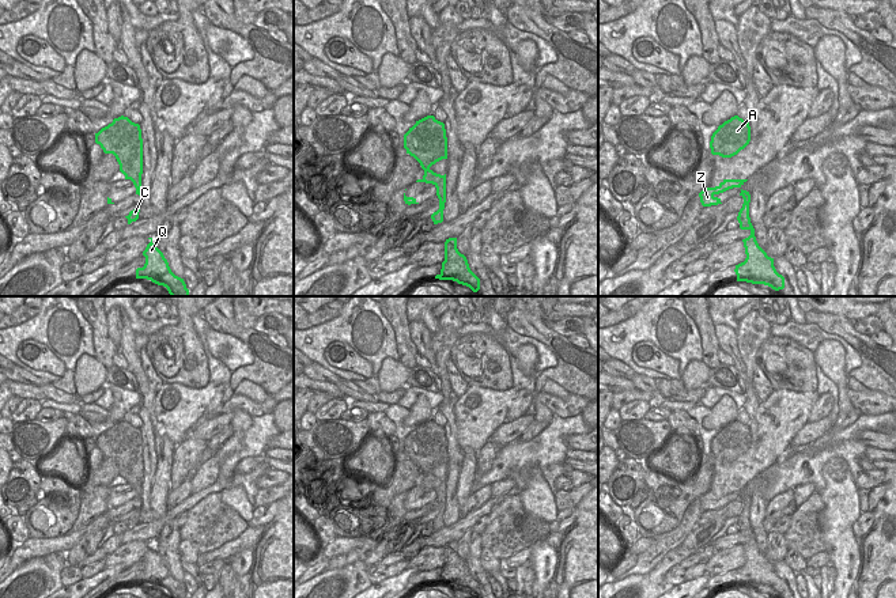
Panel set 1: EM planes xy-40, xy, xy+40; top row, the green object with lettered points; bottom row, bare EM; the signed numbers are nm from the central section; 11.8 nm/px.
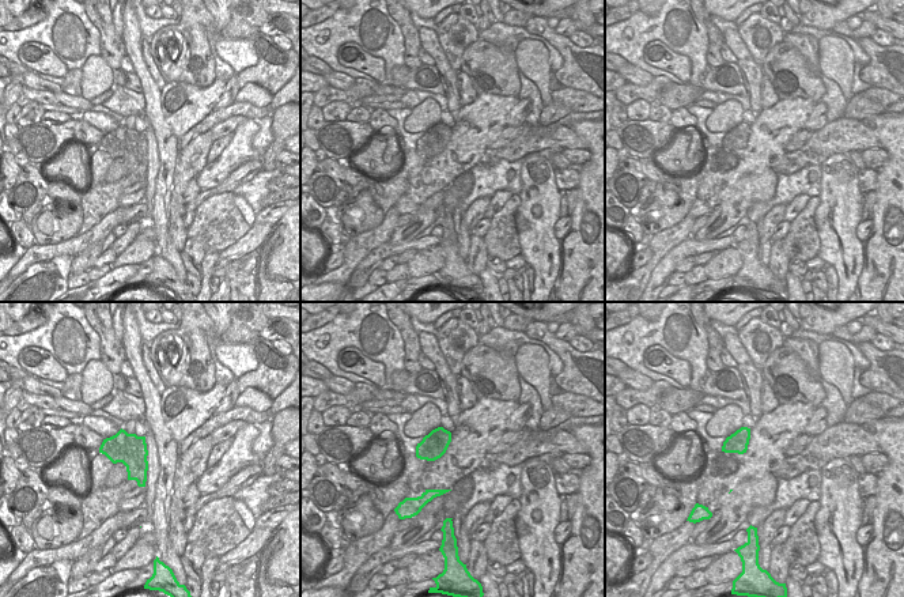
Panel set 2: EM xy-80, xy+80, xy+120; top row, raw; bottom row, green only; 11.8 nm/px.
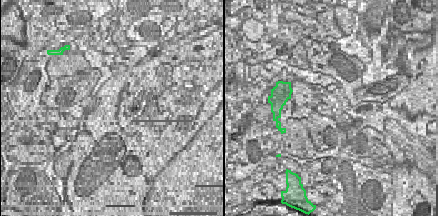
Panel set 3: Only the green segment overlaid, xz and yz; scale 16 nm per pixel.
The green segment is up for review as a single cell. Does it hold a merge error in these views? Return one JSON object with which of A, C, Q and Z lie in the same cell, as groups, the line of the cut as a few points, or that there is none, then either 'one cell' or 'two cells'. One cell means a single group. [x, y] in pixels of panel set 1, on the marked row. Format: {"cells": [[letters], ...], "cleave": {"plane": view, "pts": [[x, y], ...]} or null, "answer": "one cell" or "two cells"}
{"cells": [["A", "C", "Q"], ["Z"]], "cleave": {"plane": "xy", "pts": [[437, 188], [437, 195]]}, "answer": "two cells"}

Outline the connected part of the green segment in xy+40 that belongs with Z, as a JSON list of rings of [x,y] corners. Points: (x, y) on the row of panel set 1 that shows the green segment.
[[[723,179],[715,188],[706,188],[699,193],[702,205],[711,207],[711,205],[722,204],[721,198],[717,197],[719,193],[723,193],[733,188],[741,188],[746,181],[748,179]]]

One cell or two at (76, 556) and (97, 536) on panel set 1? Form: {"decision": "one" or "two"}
{"decision": "one"}

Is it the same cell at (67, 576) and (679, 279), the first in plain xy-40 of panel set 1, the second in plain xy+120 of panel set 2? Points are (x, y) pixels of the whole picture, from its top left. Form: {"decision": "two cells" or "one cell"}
{"decision": "one cell"}

